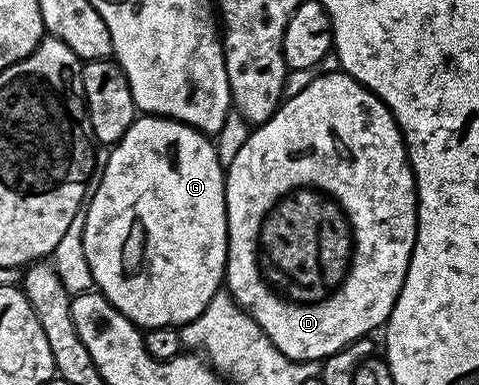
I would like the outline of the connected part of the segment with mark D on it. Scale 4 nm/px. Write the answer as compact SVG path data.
M336 70L334 72L323 72L316 75L313 82L309 82L309 86L305 86L305 90L301 90L301 94L296 96L287 96L286 99L280 103L278 110L270 116L267 121L258 126L252 127L250 131L246 133L243 145L235 152L235 157L232 158L231 164L226 165L225 168L225 183L227 186L227 274L225 277L226 291L231 293L231 299L239 305L240 308L245 309L252 318L257 322L257 326L261 326L261 330L265 330L265 334L273 342L273 346L277 346L277 350L281 350L281 354L285 354L290 360L313 360L316 362L322 362L327 359L328 356L337 354L347 345L351 344L355 340L361 340L372 335L371 331L375 327L386 325L387 319L391 317L391 311L393 306L397 302L399 297L399 291L401 286L405 282L407 277L407 271L409 270L409 262L411 261L411 255L415 249L415 231L419 225L419 197L415 191L415 175L411 169L411 162L407 159L407 146L403 143L403 134L399 131L397 122L393 118L393 114L388 108L378 100L370 92L368 88L357 83L352 76L347 75L342 70Z

